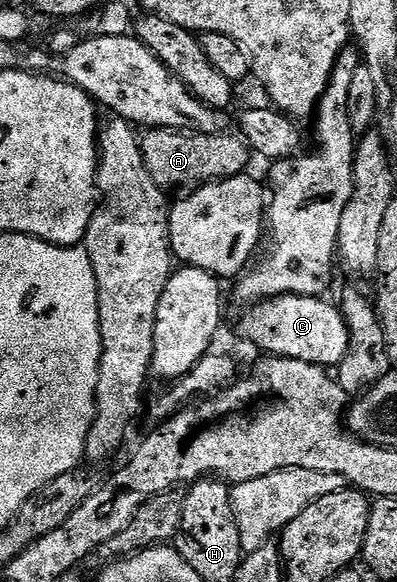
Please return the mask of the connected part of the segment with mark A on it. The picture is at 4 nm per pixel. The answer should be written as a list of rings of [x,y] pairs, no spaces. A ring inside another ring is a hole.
[[[152,128],[147,131],[148,135],[140,138],[140,151],[142,152],[142,160],[146,160],[146,172],[150,172],[150,176],[154,180],[154,184],[161,188],[167,186],[188,186],[184,188],[195,188],[201,184],[209,182],[221,182],[223,178],[233,178],[239,174],[245,173],[248,167],[248,154],[250,155],[250,147],[243,137],[236,138],[229,132],[221,132],[219,134],[189,134],[187,132],[177,132],[174,130],[161,130]]]

